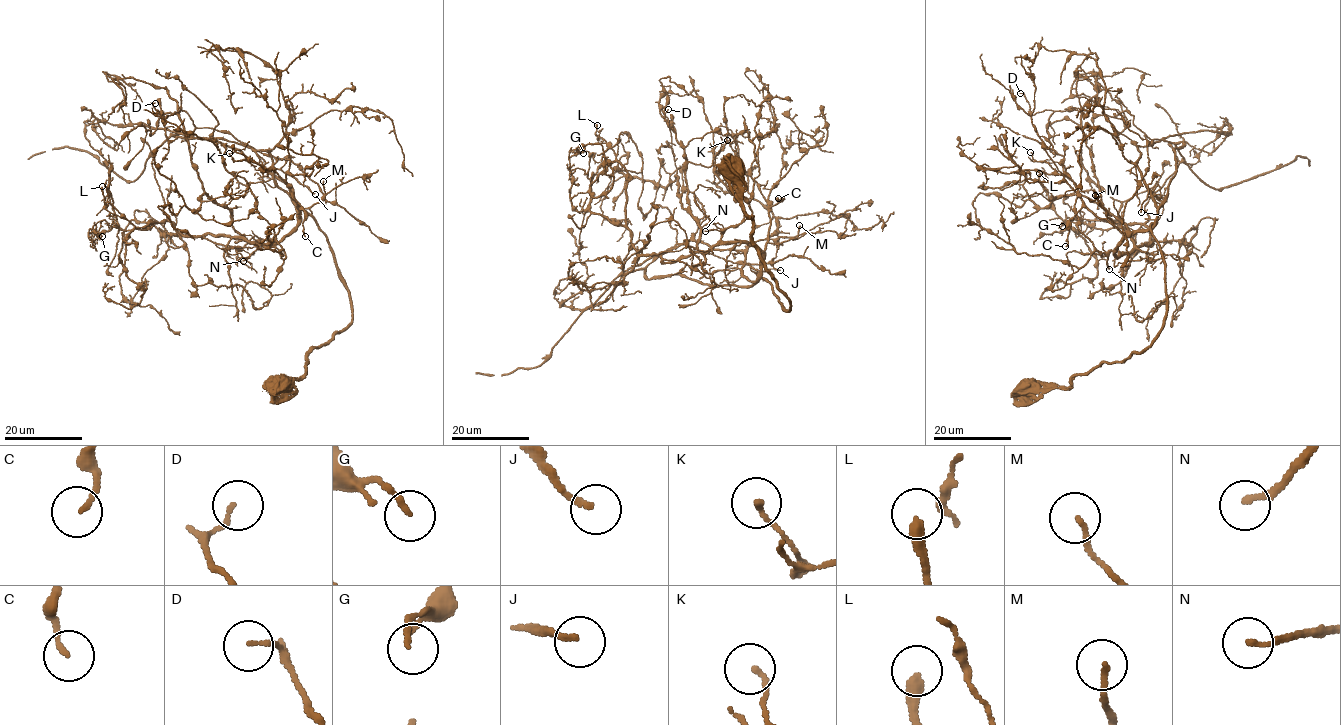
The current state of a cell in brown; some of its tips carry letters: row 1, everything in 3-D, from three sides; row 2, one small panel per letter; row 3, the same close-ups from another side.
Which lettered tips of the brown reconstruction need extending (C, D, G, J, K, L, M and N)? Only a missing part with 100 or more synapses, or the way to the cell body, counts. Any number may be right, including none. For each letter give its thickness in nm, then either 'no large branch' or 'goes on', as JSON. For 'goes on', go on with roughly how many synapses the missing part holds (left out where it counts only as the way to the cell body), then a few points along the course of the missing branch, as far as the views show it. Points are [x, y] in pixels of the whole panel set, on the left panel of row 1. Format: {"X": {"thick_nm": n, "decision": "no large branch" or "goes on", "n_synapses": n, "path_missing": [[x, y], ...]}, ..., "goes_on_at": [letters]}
{"C": {"thick_nm": 150, "decision": "no large branch"}, "D": {"thick_nm": 120, "decision": "no large branch"}, "G": {"thick_nm": 150, "decision": "no large branch"}, "J": {"thick_nm": 160, "decision": "goes on", "n_synapses": 140, "path_missing": [[315, 194], [340, 230], [370, 249], [388, 245], [416, 223], [400, 211], [388, 219], [374, 212]]}, "K": {"thick_nm": 140, "decision": "no large branch"}, "L": {"thick_nm": 360, "decision": "no large branch"}, "M": {"thick_nm": 140, "decision": "goes on", "n_synapses": 110, "path_missing": [[323, 181], [328, 163], [340, 162], [351, 144], [318, 120], [300, 117], [260, 146], [255, 145], [254, 152]]}, "N": {"thick_nm": 180, "decision": "goes on", "n_synapses": 150, "path_missing": [[243, 261], [210, 269], [206, 264], [189, 283], [183, 266], [172, 259], [174, 275], [149, 294]]}, "goes_on_at": ["J", "M", "N"]}

